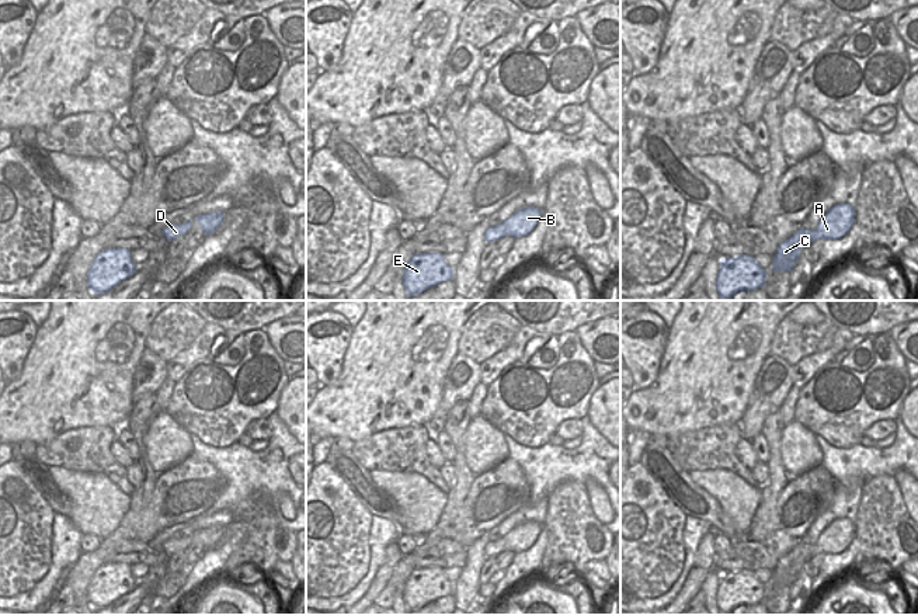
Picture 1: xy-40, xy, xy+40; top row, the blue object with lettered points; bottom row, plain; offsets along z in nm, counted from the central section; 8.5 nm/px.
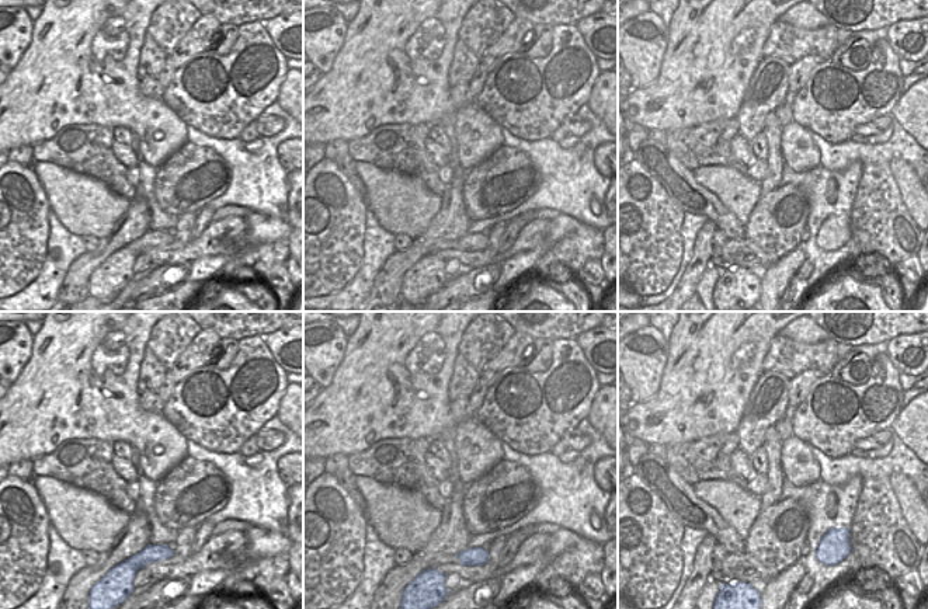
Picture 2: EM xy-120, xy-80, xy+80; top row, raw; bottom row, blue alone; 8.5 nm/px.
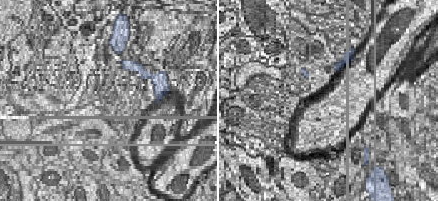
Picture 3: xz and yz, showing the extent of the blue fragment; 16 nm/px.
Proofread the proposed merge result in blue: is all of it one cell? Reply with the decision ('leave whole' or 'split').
leave whole

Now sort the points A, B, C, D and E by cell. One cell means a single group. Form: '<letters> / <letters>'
A B C D E

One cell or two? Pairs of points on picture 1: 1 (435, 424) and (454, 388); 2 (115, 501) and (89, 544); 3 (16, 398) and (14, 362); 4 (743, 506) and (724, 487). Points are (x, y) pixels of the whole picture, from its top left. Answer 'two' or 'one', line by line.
1: one
2: two
3: two
4: one

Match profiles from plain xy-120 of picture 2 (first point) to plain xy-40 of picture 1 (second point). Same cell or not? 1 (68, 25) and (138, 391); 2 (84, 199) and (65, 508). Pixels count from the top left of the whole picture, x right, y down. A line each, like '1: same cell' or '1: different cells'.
1: different cells
2: different cells

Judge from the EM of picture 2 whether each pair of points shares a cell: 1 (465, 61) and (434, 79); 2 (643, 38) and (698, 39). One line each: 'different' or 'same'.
1: different
2: different

